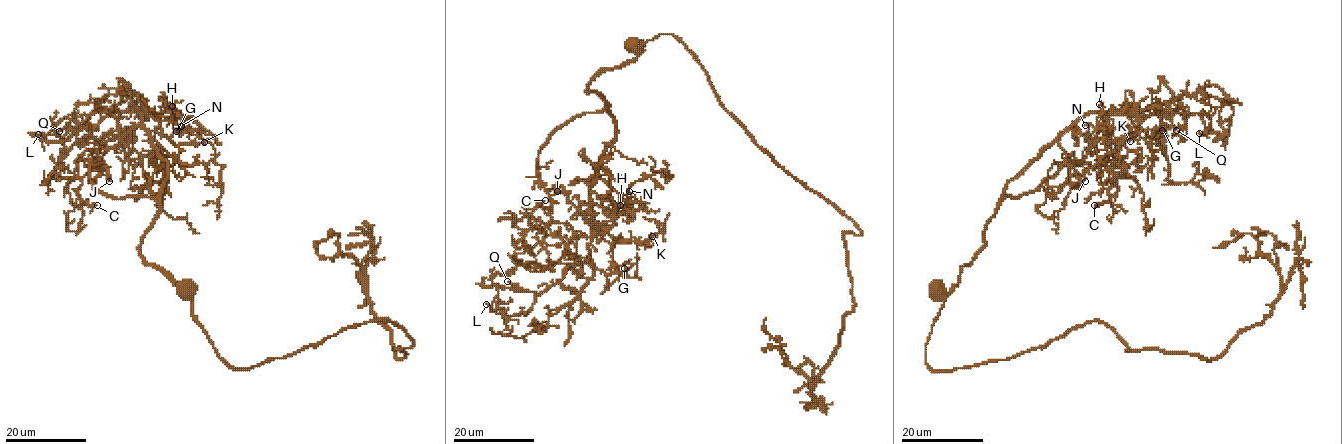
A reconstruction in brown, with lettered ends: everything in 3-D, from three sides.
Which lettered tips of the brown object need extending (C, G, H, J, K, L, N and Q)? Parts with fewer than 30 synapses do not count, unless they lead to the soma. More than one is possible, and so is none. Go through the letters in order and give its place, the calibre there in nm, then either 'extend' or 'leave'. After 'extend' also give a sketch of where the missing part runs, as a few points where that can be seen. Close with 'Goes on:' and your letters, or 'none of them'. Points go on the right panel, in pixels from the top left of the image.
C: at (1094, 205); 280 nm thick; leave
G: at (1162, 130); 150 nm thick; leave
H: at (1099, 104); 100 nm thick; leave
J: at (1085, 181); 190 nm thick; extend; missing branch runs (1085, 181), (1096, 192), (1098, 228), (1108, 237), (1109, 231)
K: at (1130, 141); 140 nm thick; leave
L: at (1199, 133); 150 nm thick; leave
N: at (1085, 125); 100 nm thick; leave
Q: at (1176, 130); 160 nm thick; leave
Goes on: J

